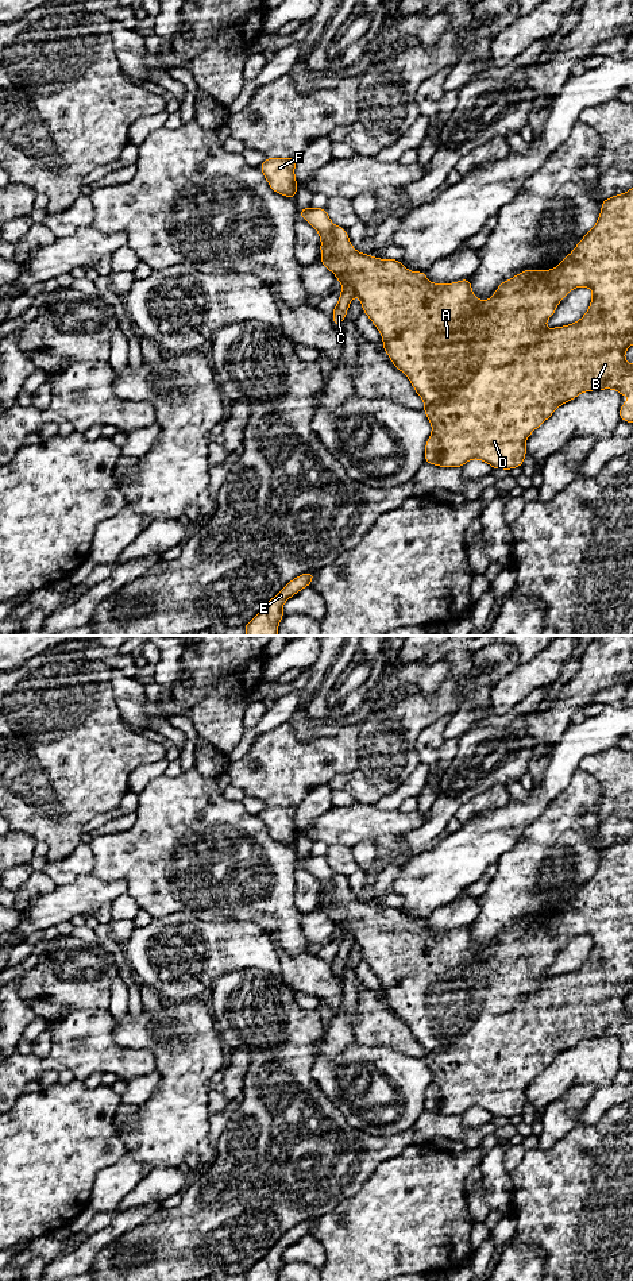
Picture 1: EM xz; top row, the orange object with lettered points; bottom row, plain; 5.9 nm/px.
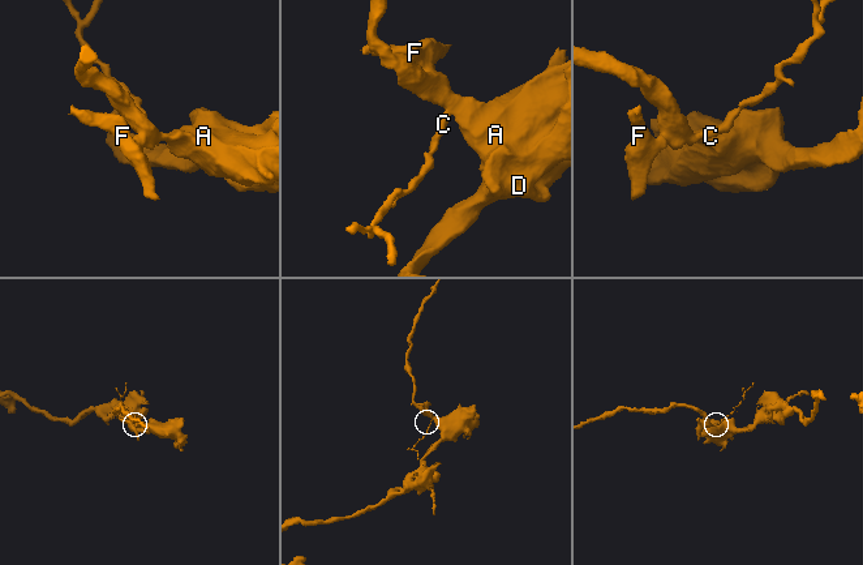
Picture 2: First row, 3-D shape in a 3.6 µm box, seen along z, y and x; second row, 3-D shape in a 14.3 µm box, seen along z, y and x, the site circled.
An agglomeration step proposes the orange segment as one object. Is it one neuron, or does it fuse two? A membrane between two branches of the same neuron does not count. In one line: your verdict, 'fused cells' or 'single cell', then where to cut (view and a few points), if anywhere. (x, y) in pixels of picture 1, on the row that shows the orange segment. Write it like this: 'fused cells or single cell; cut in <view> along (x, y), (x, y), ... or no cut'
fused cells; cut in xz along (338, 276), (344, 276), (352, 284), (355, 294)

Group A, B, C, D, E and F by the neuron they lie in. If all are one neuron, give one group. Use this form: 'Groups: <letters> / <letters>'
Groups: A B D E / C F

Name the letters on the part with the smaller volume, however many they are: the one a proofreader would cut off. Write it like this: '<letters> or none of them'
C, F

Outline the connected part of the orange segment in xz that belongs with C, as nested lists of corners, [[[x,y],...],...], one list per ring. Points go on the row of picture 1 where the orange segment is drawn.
[[[346,275],[337,277],[337,281],[343,285],[343,290],[340,292],[337,305],[332,310],[333,324],[336,327],[339,327],[346,319],[350,302],[355,297],[354,283]]]

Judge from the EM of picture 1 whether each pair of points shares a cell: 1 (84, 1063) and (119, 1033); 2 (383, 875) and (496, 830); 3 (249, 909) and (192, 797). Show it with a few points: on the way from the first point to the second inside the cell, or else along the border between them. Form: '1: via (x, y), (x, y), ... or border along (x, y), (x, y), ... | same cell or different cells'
1: border along (112, 1021), (114, 1040), (123, 1048) | different cells
2: border along (402, 857), (402, 869), (392, 891) | different cells
3: via (235, 880), (199, 844), (192, 833), (192, 825) | same cell

